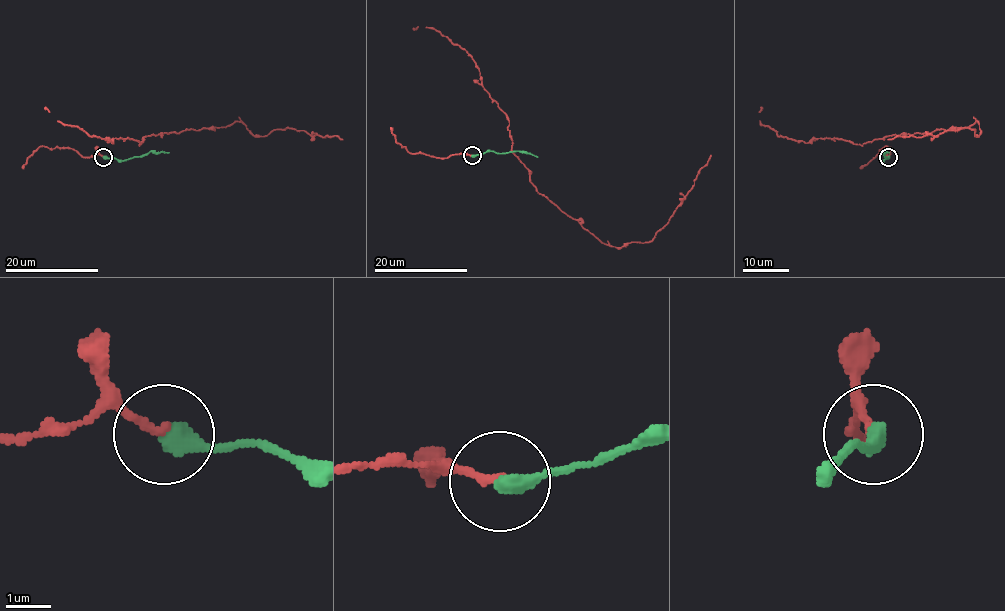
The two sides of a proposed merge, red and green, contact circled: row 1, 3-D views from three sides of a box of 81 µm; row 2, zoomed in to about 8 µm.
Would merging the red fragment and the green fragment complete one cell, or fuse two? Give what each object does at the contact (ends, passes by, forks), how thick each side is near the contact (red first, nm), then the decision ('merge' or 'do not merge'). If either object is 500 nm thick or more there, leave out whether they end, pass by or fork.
red ends | green ends | 160/420 nm | merge

